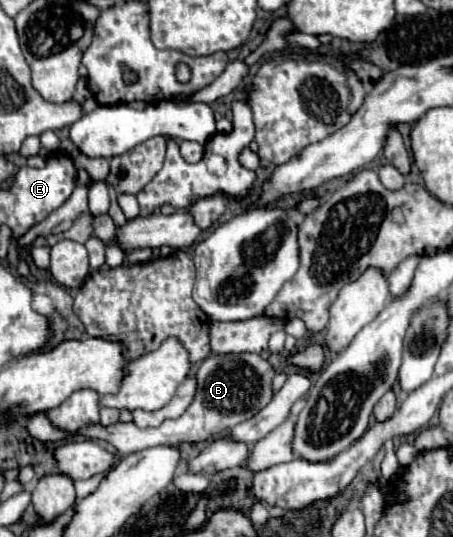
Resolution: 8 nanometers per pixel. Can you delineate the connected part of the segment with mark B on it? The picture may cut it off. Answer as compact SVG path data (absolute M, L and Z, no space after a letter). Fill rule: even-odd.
M240 353L240 355L210 355L206 357L198 371L194 373L194 379L198 383L194 401L186 409L184 415L178 419L168 419L160 427L148 427L138 429L132 421L130 423L116 423L104 429L102 425L88 425L78 431L78 435L102 439L110 443L122 457L150 449L156 445L182 445L182 443L198 443L206 441L210 437L216 437L238 423L250 419L256 415L258 409L266 407L274 395L272 391L272 377L274 367L268 363L264 355L258 353Z

